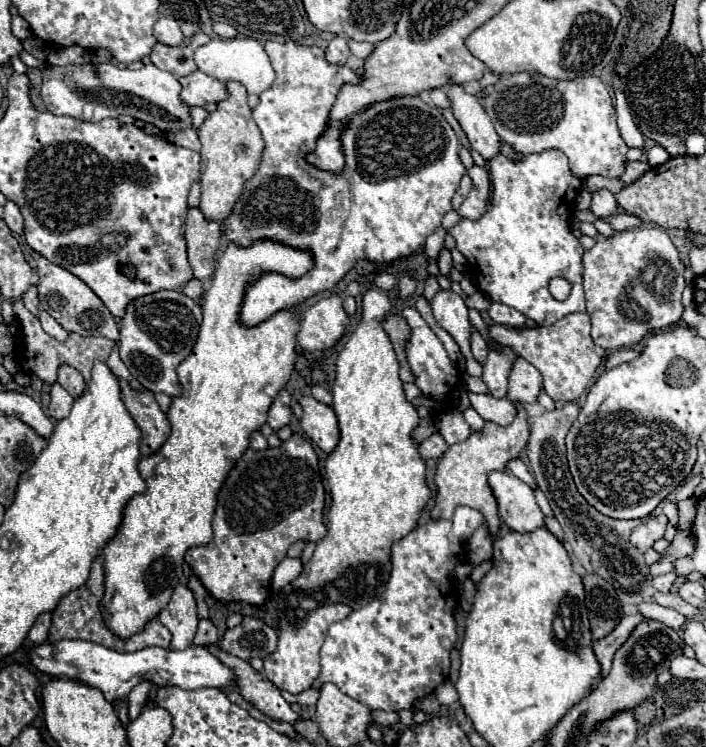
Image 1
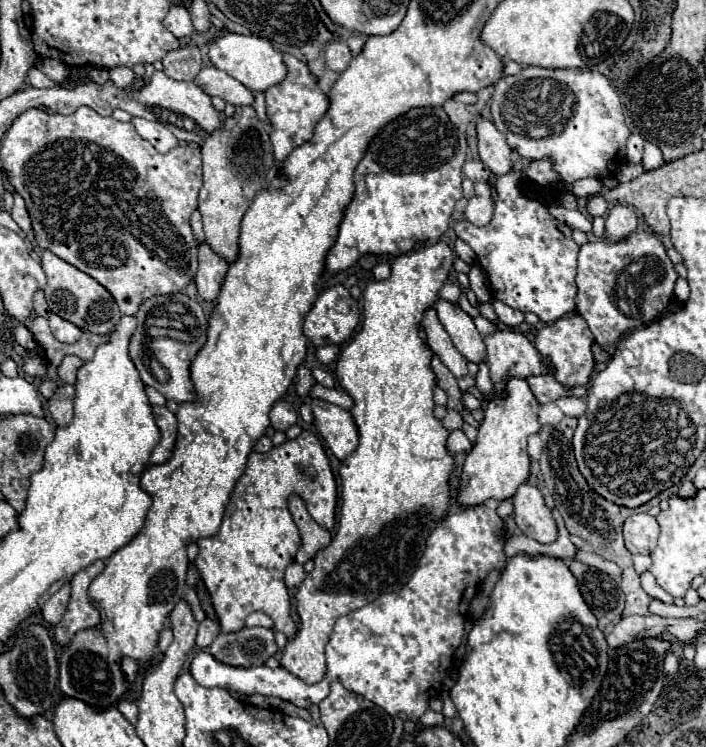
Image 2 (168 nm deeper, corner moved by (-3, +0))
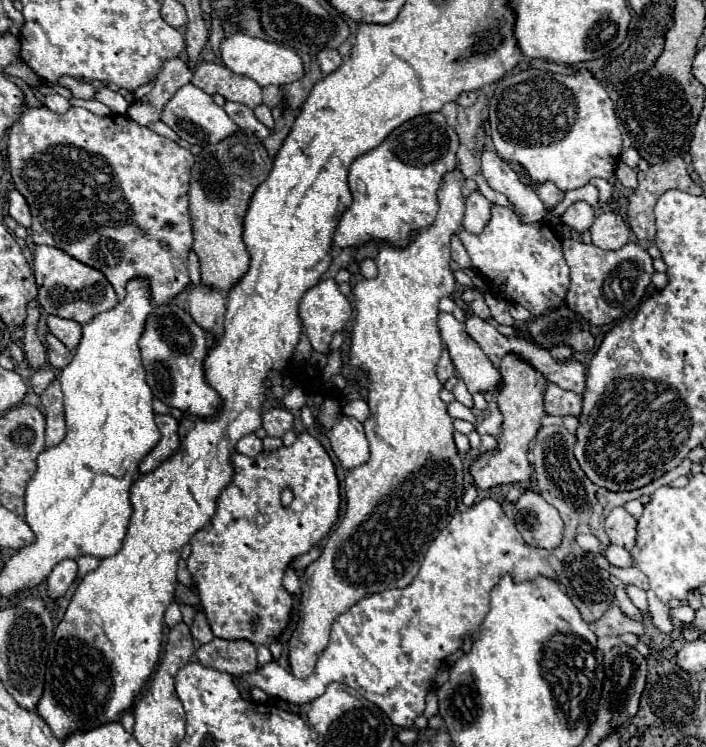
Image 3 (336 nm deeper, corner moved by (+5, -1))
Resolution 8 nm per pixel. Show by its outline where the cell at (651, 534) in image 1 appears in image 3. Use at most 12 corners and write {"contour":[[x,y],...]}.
{"contour":[[623,507],[605,519],[611,543],[635,547],[637,519]]}

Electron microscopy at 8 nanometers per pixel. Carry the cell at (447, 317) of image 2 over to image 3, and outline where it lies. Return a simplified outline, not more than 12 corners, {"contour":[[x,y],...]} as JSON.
{"contour":[[451,313],[439,333],[469,393],[501,381],[481,347]]}

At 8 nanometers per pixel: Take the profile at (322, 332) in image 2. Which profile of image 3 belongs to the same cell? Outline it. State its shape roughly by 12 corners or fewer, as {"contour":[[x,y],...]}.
{"contour":[[335,279],[319,281],[299,303],[313,349],[329,353],[351,303]]}

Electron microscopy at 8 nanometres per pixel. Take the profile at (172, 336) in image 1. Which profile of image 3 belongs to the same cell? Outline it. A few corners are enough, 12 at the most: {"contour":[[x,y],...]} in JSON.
{"contour":[[155,305],[139,349],[159,401],[197,417],[221,399],[203,377],[205,333]]}

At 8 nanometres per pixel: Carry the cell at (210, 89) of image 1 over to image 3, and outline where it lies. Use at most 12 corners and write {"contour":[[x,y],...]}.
{"contour":[[201,63],[191,83],[249,109],[261,103],[255,81],[221,63]]}

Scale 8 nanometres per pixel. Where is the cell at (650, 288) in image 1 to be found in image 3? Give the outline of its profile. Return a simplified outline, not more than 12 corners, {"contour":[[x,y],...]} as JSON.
{"contour":[[563,241],[567,307],[609,325],[645,299],[655,273],[637,243]]}

